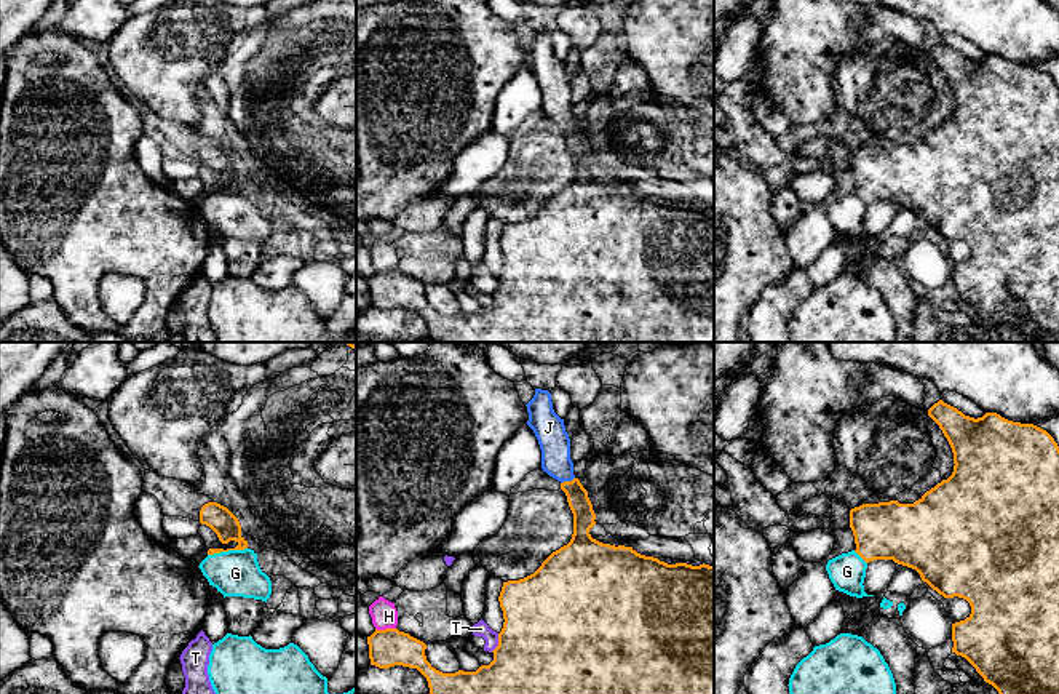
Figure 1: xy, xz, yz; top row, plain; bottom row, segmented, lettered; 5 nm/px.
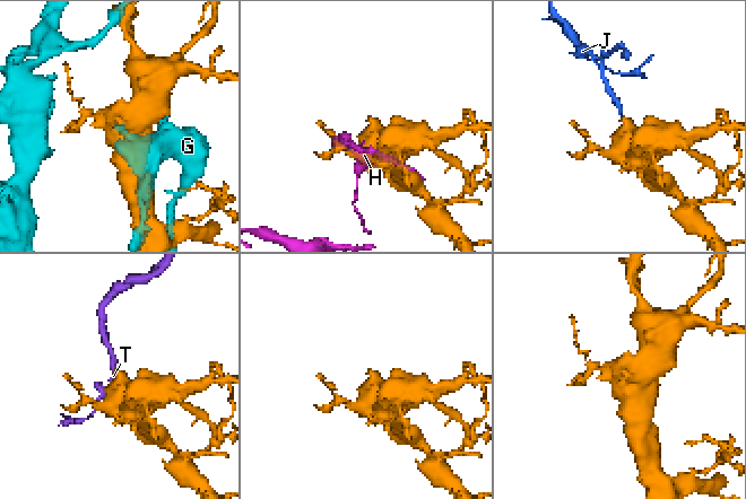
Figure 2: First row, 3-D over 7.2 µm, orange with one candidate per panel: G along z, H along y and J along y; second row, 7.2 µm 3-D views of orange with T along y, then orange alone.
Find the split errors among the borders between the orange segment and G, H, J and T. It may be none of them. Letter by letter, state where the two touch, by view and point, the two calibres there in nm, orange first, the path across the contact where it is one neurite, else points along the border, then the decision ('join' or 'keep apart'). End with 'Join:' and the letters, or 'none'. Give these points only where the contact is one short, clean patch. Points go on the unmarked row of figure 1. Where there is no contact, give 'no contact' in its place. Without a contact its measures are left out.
G: meets orange in xy at (227, 192); 140 nm thick on the orange side, 240 nm on the other; keep apart
H: meets orange in xz at (385, 271); 190 nm thick on the orange side, 130 nm on the other; keep apart
J: meets orange in xz at (567, 123); 110 nm thick on the orange side, 160 nm on the other; runs through xz (577, 138), (567, 123), (556, 104), (555, 85); join
T: meets orange in xz at (499, 285); 500 nm thick on the orange side, 80 nm on the other; keep apart
Join: J

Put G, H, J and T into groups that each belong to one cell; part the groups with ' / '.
G / H / J / T

